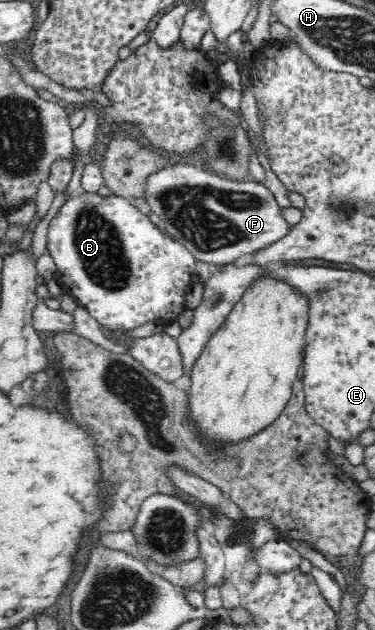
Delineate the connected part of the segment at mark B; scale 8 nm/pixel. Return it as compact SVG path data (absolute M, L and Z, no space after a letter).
M78 191L72 198L67 200L53 220L48 226L47 249L50 256L57 265L55 279L60 284L63 294L69 295L76 300L78 305L83 306L91 316L93 316L101 326L107 327L109 330L115 328L125 328L126 330L133 330L146 323L156 323L161 326L177 320L181 311L186 307L186 294L189 292L191 286L196 280L195 268L196 259L187 250L182 243L163 234L161 228L158 228L143 212L140 212L137 207L133 205L131 199L117 196L115 194L109 196L99 196L97 193L90 193L87 191Z

